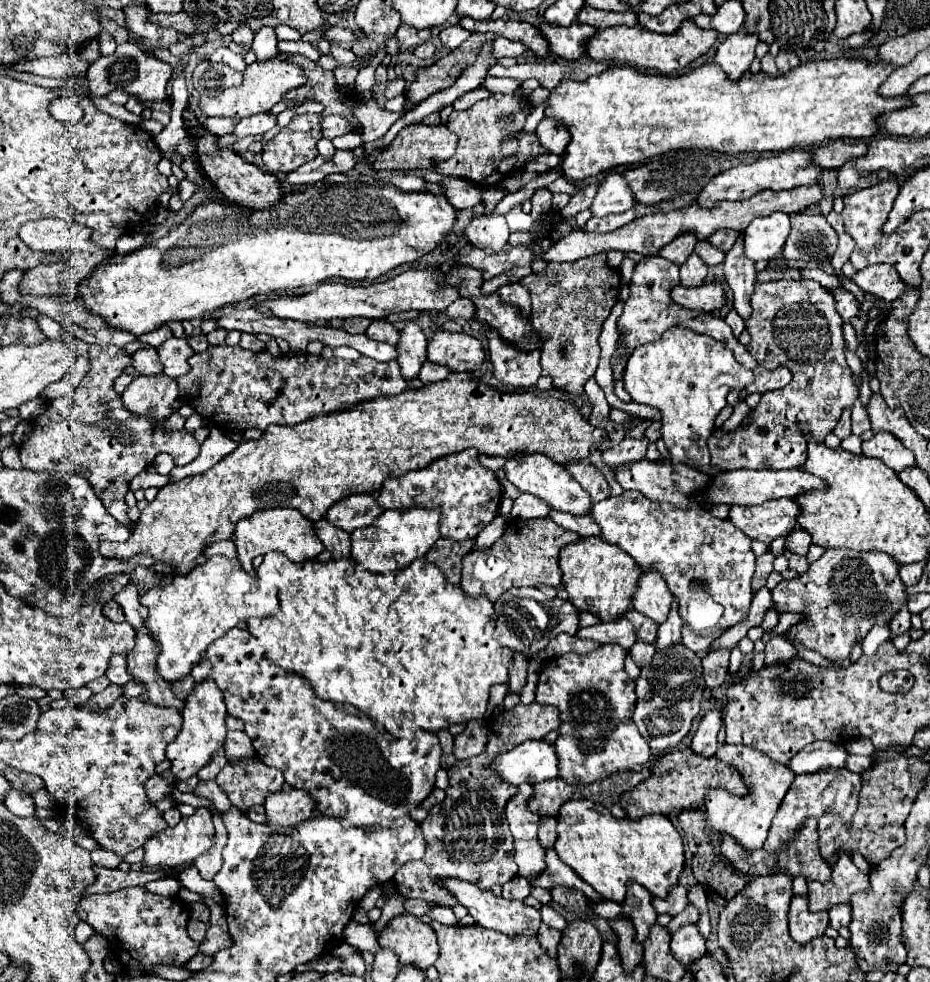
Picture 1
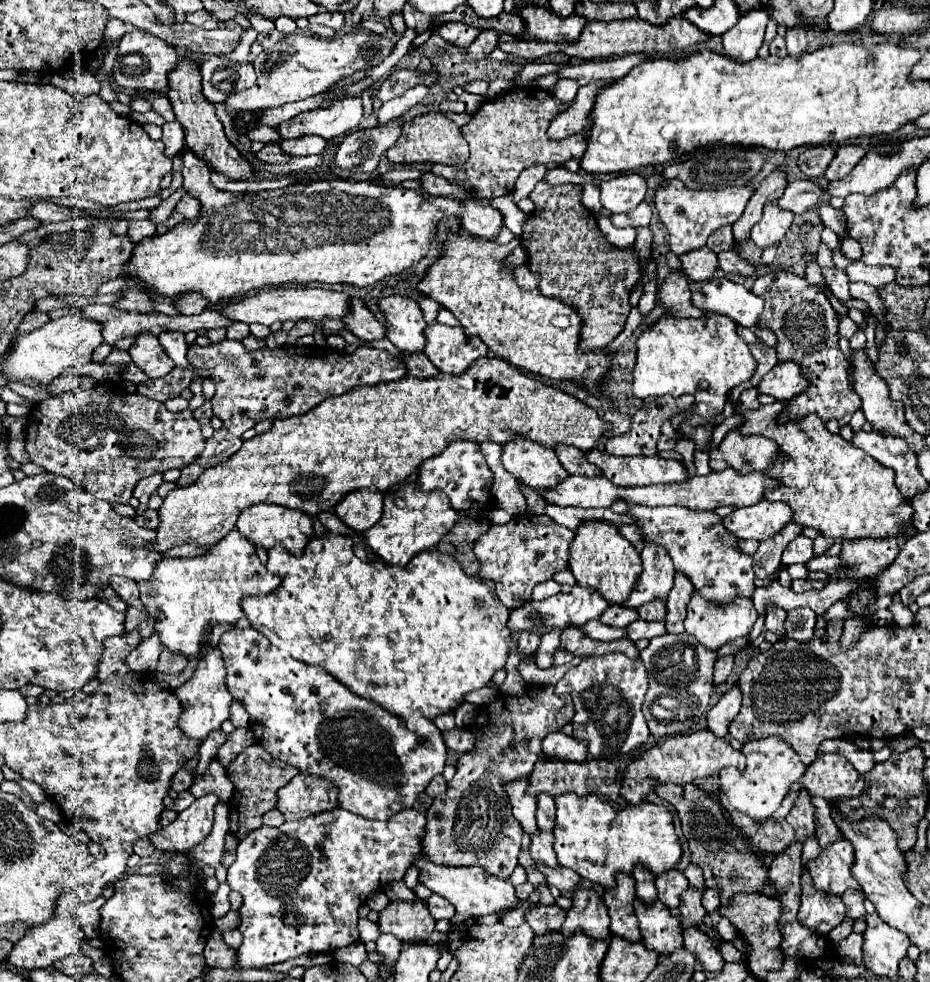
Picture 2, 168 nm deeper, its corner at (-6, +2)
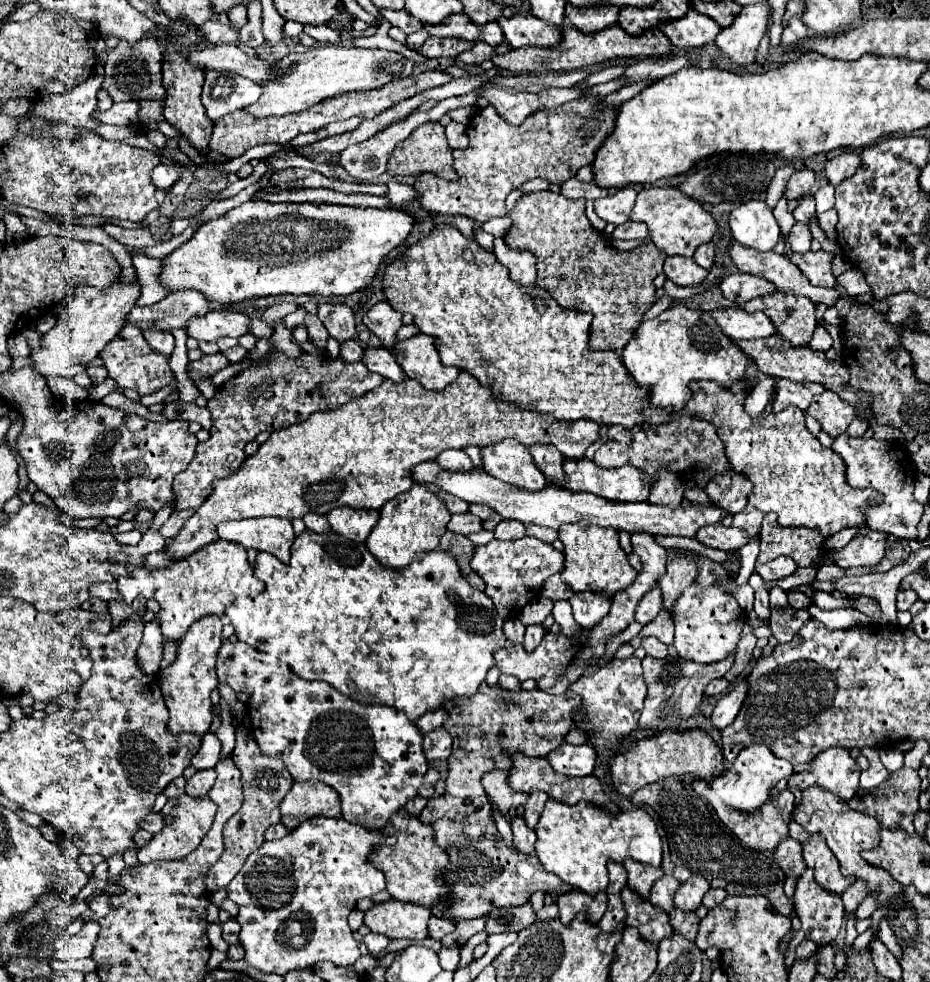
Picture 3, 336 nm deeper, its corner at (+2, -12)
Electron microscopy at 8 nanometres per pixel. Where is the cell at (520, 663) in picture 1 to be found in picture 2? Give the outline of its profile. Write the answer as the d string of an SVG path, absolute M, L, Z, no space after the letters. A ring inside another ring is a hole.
M522 633L520 641L518 641L518 655L520 655L520 659L522 661L532 661L532 657L526 655L526 653L534 653L538 649L538 645L540 645L540 635L536 635L536 633L530 633L530 635Z

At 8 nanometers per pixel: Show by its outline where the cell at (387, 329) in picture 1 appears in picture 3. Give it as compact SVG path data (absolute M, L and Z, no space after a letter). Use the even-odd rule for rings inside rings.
M320 303L318 319L324 323L328 333L340 343L346 343L356 337L354 311L344 303Z

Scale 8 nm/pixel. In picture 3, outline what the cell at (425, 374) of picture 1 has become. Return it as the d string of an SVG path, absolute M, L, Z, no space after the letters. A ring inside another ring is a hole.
M368 347L362 361L366 363L366 367L368 367L370 371L380 373L382 377L386 377L386 379L390 379L390 381L394 381L394 383L402 383L402 381L408 379L408 377L404 375L404 369L402 369L402 367L398 365L398 361L394 359L394 355L392 355L390 351L384 351L382 347L378 347L378 349Z

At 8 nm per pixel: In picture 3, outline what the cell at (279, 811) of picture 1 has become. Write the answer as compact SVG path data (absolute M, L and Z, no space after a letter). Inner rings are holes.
M320 781L294 783L280 803L280 815L282 825L288 829L296 829L302 821L312 817L338 817L340 797L332 787Z

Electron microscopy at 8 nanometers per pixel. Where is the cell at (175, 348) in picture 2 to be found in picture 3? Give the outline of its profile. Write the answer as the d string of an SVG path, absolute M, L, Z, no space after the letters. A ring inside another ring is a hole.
M144 331L144 337L146 337L146 341L150 343L150 347L156 353L166 355L166 357L172 355L172 351L174 351L174 337L172 337L172 333L166 333L166 331Z

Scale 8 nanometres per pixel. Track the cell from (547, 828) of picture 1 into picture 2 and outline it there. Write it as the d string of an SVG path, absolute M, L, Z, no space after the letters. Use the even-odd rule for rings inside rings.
M540 793L538 795L538 807L536 807L536 821L538 821L538 829L542 831L552 831L554 829L554 799L550 797L550 793Z

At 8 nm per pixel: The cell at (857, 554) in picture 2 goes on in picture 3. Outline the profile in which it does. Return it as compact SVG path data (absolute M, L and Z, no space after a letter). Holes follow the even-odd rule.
M868 531L836 551L834 561L842 561L844 567L876 567L884 559L884 545L886 533Z

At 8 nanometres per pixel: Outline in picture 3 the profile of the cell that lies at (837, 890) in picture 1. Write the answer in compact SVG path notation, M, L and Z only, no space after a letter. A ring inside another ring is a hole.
M812 835L804 843L804 861L806 867L814 871L816 883L834 895L842 895L854 883L854 879L848 879L840 873L838 859L828 849L824 839L820 839L820 835Z

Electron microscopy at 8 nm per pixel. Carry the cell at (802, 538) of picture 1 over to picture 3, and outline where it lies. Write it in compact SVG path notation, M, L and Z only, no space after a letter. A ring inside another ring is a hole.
M780 557L780 559L774 559L770 563L756 565L756 573L762 575L766 581L784 579L784 577L792 575L796 569L798 569L798 565L794 563L794 559L788 559L788 557Z

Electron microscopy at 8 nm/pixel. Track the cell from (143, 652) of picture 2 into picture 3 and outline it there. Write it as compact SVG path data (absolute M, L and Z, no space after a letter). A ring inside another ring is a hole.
M158 623L144 625L144 637L138 647L138 665L146 675L156 675L162 659L162 633Z

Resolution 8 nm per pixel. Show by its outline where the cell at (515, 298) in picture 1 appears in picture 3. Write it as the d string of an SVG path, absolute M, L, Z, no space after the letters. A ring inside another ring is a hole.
M502 239L494 241L494 255L504 267L508 267L512 281L516 281L518 285L526 285L526 287L534 285L536 259L532 259L532 255L528 255L526 251L514 251L514 249L506 247L506 243Z

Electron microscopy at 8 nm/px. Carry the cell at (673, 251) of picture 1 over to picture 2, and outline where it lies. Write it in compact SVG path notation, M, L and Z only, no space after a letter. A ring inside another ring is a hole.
M664 181L662 187L656 187L652 201L660 221L666 225L670 233L670 239L668 239L670 251L680 257L682 253L704 247L706 239L716 229L738 221L750 197L752 197L750 187L728 187L722 191L692 191L692 189L686 189L682 181Z

